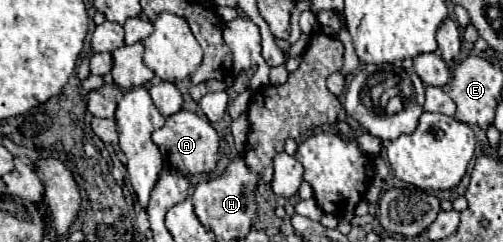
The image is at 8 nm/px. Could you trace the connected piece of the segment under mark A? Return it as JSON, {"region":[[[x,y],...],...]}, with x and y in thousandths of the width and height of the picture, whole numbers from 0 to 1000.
{"region":[[[358,455],[358,463],[334,479],[330,512],[302,554],[302,579],[318,612],[326,669],[334,669],[330,686],[342,686],[342,694],[350,694],[350,702],[358,702],[374,727],[417,711],[417,702],[429,694],[429,669],[433,669],[433,554],[414,496],[398,488],[386,463]]]}

